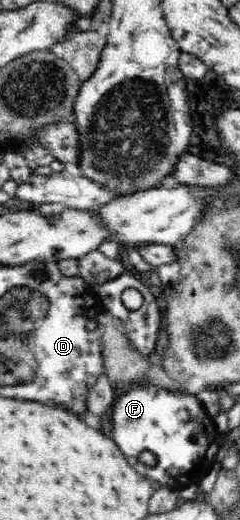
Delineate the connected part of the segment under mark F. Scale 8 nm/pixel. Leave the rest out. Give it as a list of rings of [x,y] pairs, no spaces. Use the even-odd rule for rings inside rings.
[[[131,382],[116,392],[113,403],[107,411],[110,416],[109,438],[117,444],[127,461],[158,487],[165,487],[173,492],[181,492],[191,485],[198,485],[215,461],[215,456],[221,444],[221,432],[215,425],[214,418],[204,408],[196,395],[186,391],[172,392],[162,386],[147,382]],[[142,451],[152,451],[156,455],[156,464],[145,467],[137,459]]]

